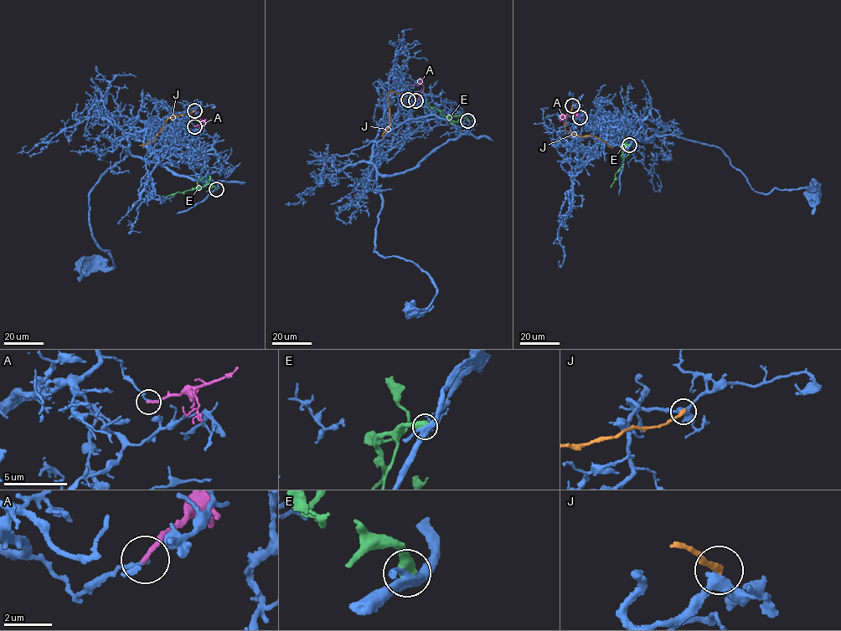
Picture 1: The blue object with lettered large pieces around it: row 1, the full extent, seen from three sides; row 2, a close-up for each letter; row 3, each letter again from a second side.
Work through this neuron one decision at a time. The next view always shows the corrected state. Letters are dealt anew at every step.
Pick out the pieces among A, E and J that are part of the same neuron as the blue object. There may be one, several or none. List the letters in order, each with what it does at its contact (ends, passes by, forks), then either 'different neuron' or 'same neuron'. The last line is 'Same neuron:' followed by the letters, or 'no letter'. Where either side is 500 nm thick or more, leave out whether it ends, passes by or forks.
A: it ends | different neuron
E: different neuron
J: it ends | different neuron
Same neuron: no letter

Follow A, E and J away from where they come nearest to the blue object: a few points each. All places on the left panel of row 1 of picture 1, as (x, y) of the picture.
A: (194, 125), (207, 122), (193, 118)
E: (216, 189), (208, 184), (166, 197)
J: (194, 110), (167, 119), (154, 139), (140, 145)

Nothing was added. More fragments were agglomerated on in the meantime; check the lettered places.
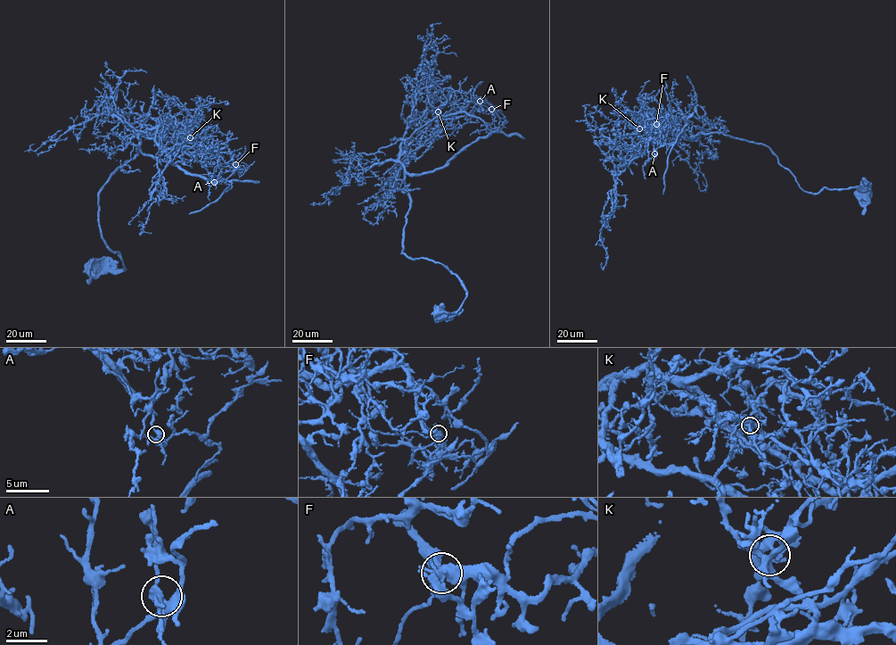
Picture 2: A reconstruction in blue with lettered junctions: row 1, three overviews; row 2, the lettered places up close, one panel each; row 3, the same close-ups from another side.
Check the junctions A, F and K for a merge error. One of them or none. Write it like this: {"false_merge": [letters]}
{"false_merge": ["F"]}

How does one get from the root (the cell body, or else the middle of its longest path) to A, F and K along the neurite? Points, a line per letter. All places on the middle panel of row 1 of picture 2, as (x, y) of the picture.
A: (439, 316), (466, 292), (441, 264), (401, 253), (405, 175), (439, 169), (497, 129), (496, 110), (480, 101)
F: (439, 316), (455, 312), (466, 292), (441, 264), (401, 253), (410, 196), (398, 161), (431, 120), (491, 109)
K: (439, 316), (455, 312), (466, 292), (441, 264), (401, 253), (410, 196), (398, 161), (440, 115), (438, 111)

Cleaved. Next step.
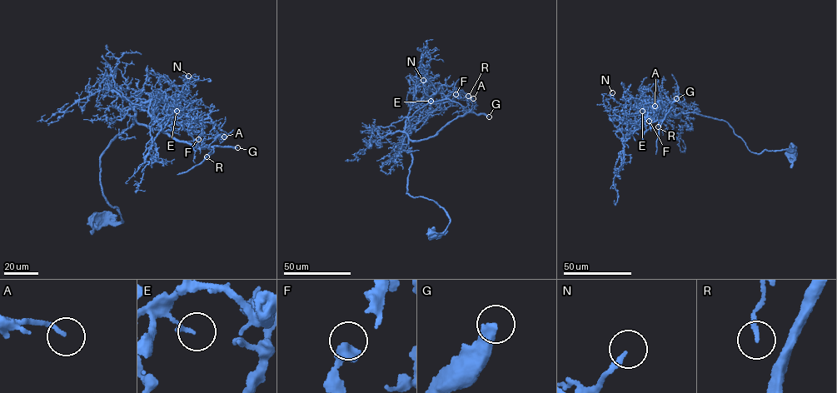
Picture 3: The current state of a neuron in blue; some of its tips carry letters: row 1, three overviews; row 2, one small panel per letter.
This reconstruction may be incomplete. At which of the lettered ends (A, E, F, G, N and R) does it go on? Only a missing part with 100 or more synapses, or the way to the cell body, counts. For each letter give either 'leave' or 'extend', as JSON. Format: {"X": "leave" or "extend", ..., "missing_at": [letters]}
{"A": "leave", "E": "leave", "F": "leave", "G": "extend", "N": "leave", "R": "leave", "missing_at": ["G"]}

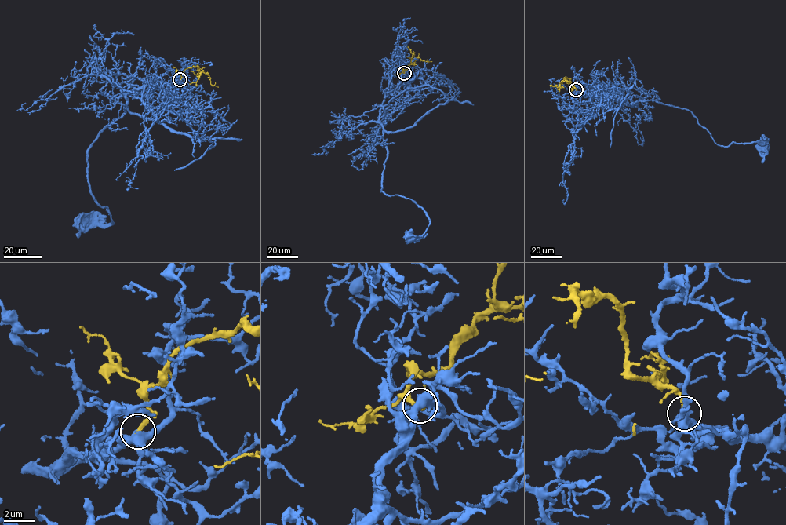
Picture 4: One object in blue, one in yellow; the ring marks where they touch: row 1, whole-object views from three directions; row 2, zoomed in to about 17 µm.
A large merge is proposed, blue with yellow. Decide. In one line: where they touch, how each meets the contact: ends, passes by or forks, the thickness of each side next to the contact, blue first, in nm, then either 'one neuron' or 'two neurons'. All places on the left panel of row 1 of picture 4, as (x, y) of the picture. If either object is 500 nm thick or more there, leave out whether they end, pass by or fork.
place (180, 79); blue forks; yellow ends; calibres 360 and 280 nm; one neuron

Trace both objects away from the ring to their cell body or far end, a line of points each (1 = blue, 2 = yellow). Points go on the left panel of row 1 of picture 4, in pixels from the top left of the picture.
1: (180, 79), (127, 93), (125, 112), (97, 136), (86, 157), (88, 177), (113, 222), (82, 218)
2: (180, 79), (186, 68), (196, 66), (209, 76), (211, 84), (218, 87)

